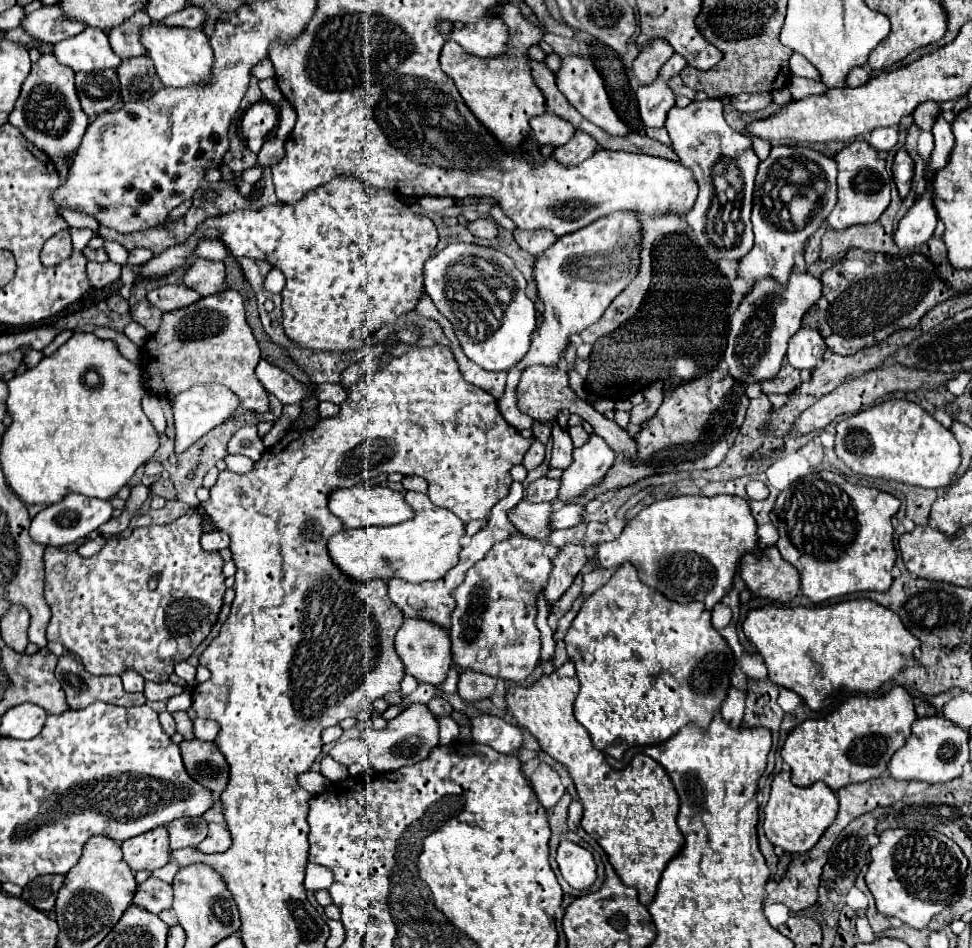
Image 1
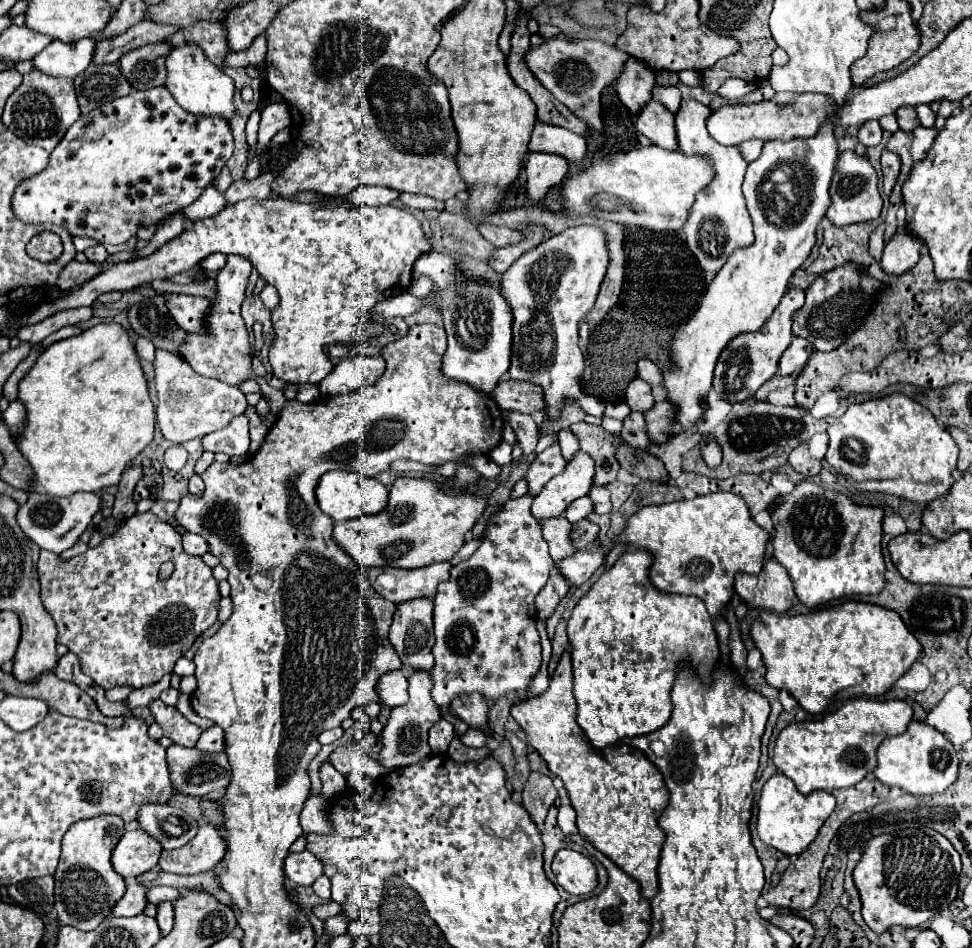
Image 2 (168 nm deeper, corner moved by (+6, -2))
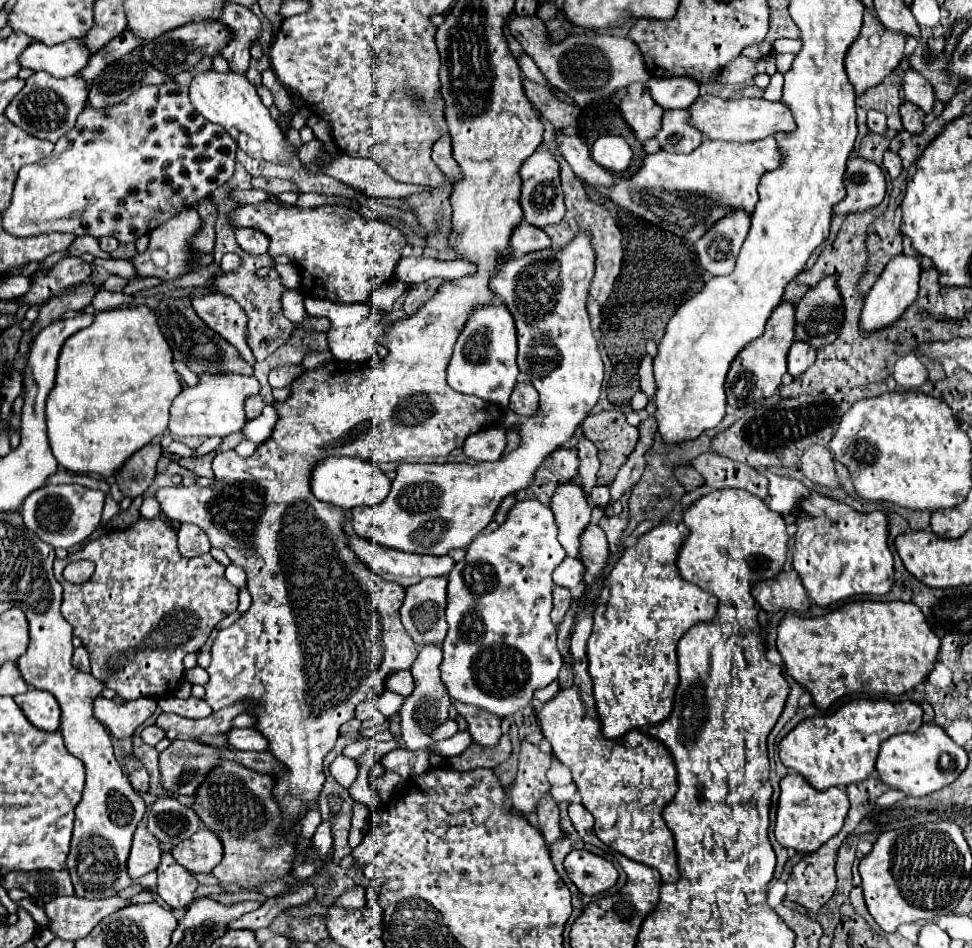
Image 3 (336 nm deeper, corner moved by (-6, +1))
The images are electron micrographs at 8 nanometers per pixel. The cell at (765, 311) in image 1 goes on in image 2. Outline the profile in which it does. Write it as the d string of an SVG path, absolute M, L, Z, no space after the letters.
M790 288L776 306L772 318L768 318L768 322L756 334L742 334L740 338L736 338L736 342L732 342L732 346L728 346L728 350L724 350L724 354L720 354L714 370L714 392L722 400L730 404L744 402L752 398L756 390L776 374L778 360L792 340L792 314L802 306L804 292L800 288Z

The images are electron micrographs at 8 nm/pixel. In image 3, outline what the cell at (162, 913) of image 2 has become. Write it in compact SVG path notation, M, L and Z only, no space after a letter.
M170 853L162 855L156 873L158 873L156 891L172 909L186 909L194 901L198 883L190 875L190 871L186 871L172 859Z

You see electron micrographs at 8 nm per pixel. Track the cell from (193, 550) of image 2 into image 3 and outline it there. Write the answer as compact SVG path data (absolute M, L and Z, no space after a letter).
M182 525L178 529L178 549L180 549L180 555L190 559L190 557L198 557L202 553L208 553L210 551L210 539L208 535L196 527L196 525Z

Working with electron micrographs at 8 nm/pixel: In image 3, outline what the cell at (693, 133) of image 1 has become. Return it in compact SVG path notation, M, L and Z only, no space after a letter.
M730 211L724 219L716 221L700 241L696 241L700 265L712 275L732 273L748 231L750 215L746 211Z

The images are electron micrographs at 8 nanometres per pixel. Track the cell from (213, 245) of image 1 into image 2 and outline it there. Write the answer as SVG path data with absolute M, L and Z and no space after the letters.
M212 254L200 262L200 268L210 274L210 272L218 272L220 268L224 268L224 262L226 262L224 254Z

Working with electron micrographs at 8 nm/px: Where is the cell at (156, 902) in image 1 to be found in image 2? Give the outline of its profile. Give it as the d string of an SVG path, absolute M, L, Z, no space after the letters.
M134 884L126 888L126 894L116 902L110 916L136 916L146 904L146 888L142 884Z

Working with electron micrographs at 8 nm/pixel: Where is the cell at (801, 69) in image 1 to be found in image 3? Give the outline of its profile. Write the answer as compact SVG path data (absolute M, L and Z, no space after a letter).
M776 39L774 41L774 51L776 53L792 53L796 55L802 49L802 41L798 39Z

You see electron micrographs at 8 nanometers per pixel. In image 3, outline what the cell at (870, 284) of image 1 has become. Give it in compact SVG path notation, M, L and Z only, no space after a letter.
M838 275L824 277L796 307L796 339L812 347L834 343L844 321L844 305L838 289Z

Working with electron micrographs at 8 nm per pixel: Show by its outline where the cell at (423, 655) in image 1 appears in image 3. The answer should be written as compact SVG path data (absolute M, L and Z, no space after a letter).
M428 577L406 589L400 615L406 633L416 645L442 645L446 637L446 583L446 577Z

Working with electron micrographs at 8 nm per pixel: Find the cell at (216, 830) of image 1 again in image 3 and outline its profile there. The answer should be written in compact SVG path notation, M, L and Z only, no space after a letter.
M202 827L190 839L174 845L170 851L176 863L180 863L184 869L192 873L210 873L224 855L220 837L216 837L206 827Z

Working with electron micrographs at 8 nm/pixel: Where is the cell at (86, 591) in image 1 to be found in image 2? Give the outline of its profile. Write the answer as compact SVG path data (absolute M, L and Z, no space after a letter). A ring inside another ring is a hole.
M144 512L144 514L134 514L130 516L126 522L122 522L122 526L108 536L100 546L86 550L80 556L74 556L70 560L60 560L56 554L42 550L40 552L40 560L38 560L38 574L40 574L40 584L42 584L42 602L46 606L46 610L50 612L50 616L56 622L58 628L58 644L66 644L70 648L70 652L74 652L80 658L80 666L82 672L86 676L90 676L98 686L102 688L114 688L114 686L134 686L134 688L142 688L142 686L150 686L154 682L158 682L164 674L174 670L174 664L180 656L184 656L184 652L194 644L194 640L206 630L210 628L216 618L218 618L218 602L220 602L220 592L218 592L218 582L212 576L212 570L202 562L200 556L188 556L184 554L182 546L180 546L180 534L162 520L154 520L152 512ZM164 562L172 562L174 564L174 572L170 574L170 578L160 580L158 572L160 572L160 564Z

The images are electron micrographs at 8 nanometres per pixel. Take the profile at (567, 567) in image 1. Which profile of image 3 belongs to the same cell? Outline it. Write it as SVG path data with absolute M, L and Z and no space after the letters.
M554 587L554 609L552 609L552 623L558 625L572 605L572 593L566 587Z

